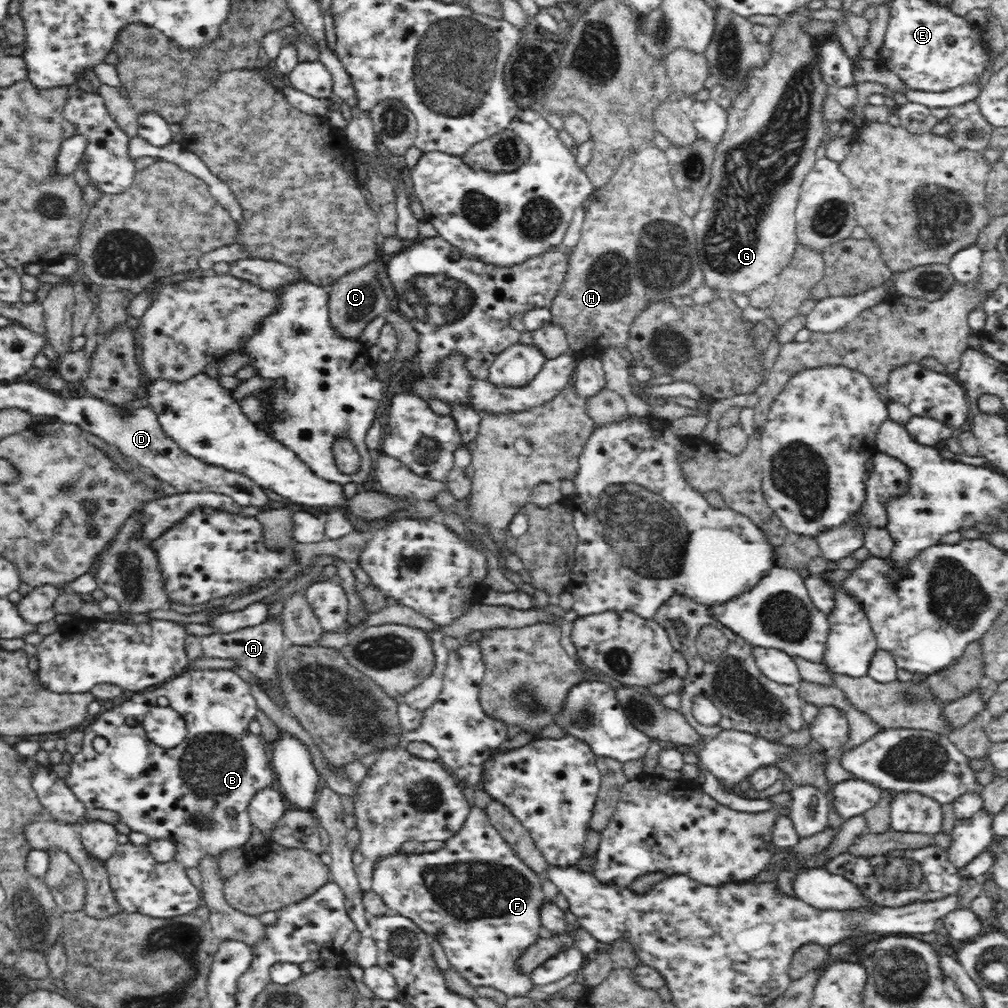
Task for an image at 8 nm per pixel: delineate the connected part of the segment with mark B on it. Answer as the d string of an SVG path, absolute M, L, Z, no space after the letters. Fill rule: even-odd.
M220 669L216 671L204 670L203 672L188 672L183 673L178 677L168 680L164 684L160 684L151 690L146 690L143 693L136 693L130 700L108 710L97 717L91 719L91 723L83 730L85 738L82 750L73 756L70 764L70 774L65 779L78 798L86 804L89 810L110 809L120 813L122 822L125 822L132 830L148 833L152 839L155 838L174 838L180 845L180 854L176 854L176 858L185 864L186 868L199 866L199 860L204 853L214 853L214 855L222 856L225 854L233 854L238 848L242 848L250 838L252 828L254 827L247 808L250 799L259 788L266 785L275 785L275 771L272 769L270 755L267 744L263 741L260 734L250 731L250 724L256 714L259 712L258 704L250 693L249 685L243 681L237 674L228 669ZM159 705L167 705L175 710L183 718L186 728L185 739L174 748L162 748L156 744L151 744L143 727L145 715L154 707ZM128 716L133 716L136 719L136 725L129 726L126 723ZM96 738L105 738L108 742L103 752L98 752L94 748L94 740Z

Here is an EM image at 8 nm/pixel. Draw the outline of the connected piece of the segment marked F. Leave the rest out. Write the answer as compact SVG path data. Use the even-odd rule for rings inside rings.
M476 806L471 807L464 828L462 828L453 839L448 840L444 848L438 851L419 854L404 852L390 853L384 856L380 855L374 860L373 864L374 866L372 866L371 869L371 890L379 894L393 912L412 919L430 936L437 936L440 944L442 944L445 949L451 965L454 966L456 970L460 972L461 976L466 978L472 986L492 986L500 990L500 992L504 992L508 997L524 996L534 988L535 984L532 980L532 973L522 967L522 956L526 956L526 952L528 952L529 948L532 948L538 940L551 935L551 932L544 926L544 923L542 923L542 912L545 910L546 904L551 904L552 902L550 898L546 898L546 893L544 889L542 889L543 875L536 873L526 864L525 860L522 860L521 856L518 856L518 853L514 851L512 846L504 840L502 833L498 832L497 828L494 828L485 809Z

